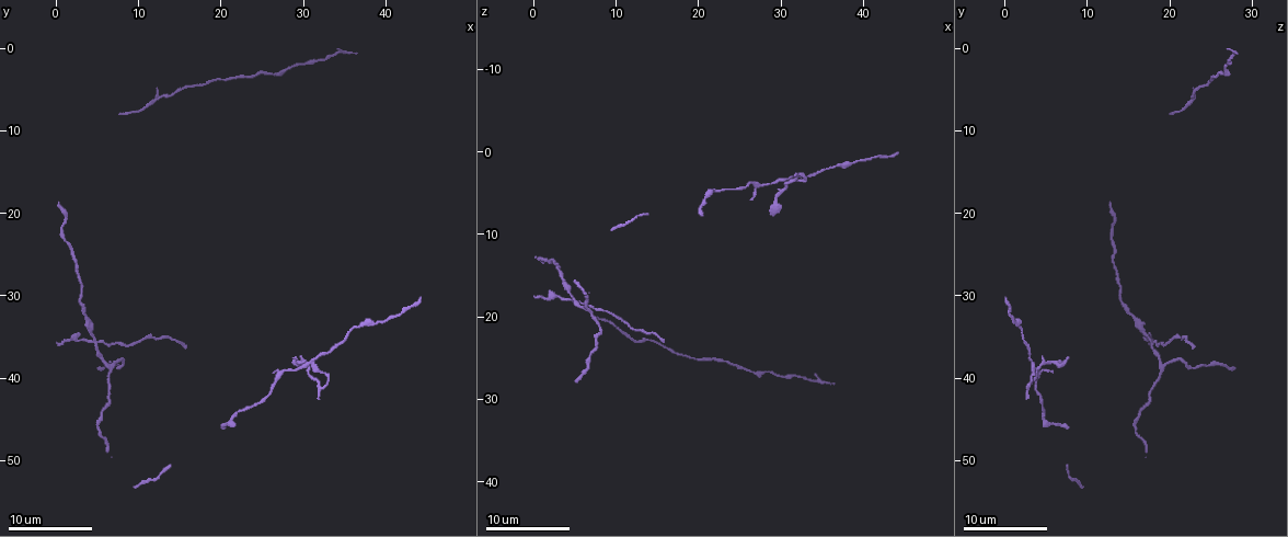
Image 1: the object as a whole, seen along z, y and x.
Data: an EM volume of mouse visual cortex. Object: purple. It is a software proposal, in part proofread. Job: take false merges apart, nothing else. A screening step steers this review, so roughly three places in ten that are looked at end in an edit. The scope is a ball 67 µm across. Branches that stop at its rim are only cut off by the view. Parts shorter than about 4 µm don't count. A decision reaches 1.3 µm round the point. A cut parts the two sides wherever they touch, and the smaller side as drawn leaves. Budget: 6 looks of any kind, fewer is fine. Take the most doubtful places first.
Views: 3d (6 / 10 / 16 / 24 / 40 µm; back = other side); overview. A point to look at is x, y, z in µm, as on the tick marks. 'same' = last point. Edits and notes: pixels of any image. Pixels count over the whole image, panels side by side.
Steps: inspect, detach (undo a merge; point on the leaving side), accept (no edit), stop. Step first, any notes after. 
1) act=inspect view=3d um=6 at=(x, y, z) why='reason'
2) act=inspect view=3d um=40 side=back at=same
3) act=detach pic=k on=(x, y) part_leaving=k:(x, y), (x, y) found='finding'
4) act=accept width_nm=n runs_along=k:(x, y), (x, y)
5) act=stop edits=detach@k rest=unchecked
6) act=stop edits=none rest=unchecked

act=inspect view=3d um=6 at=(31.4, 38.2, 3.4) why='four arms meet'

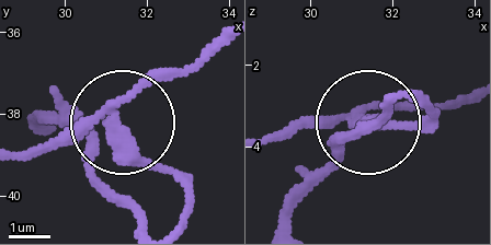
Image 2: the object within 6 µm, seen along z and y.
act=detach pic=2 on=(92, 175) arms=4 found='two neurons meet here'

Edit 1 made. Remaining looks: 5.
act=inspect view=3d um=16 at=(4.2, 35.4, 17.8)

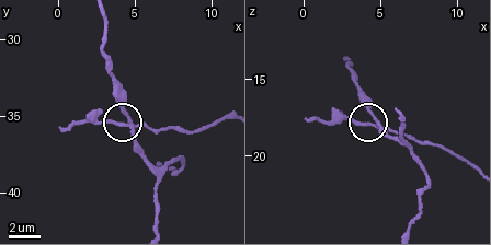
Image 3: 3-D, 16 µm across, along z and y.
act=detach pic=3 on=(155, 130) arms=4 part_leaving=3:(132, 125), (193, 132), (225, 119) found='two neurons meet here'

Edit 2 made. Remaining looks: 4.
act=inspect view=overview

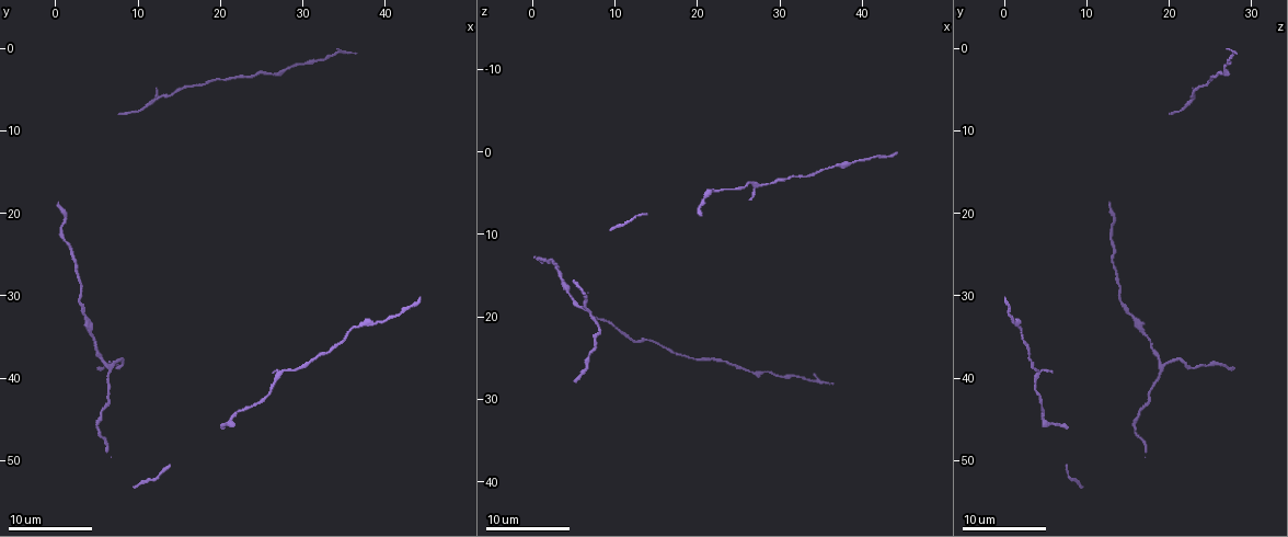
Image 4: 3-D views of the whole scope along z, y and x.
act=inspect view=3d um=6 at=(6.6, 39.0, 19.2) why='two arms in line, one across'

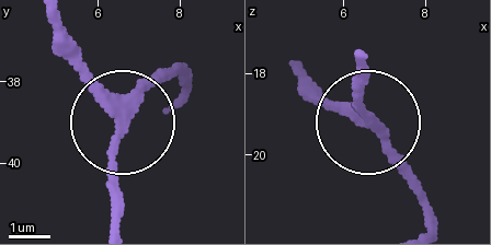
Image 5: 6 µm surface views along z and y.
act=inspect view=3d um=6 side=back at=(6.65, 38.85, 19.15)

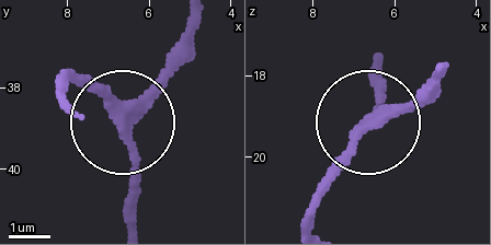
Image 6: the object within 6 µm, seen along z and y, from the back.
act=accept side_arm_um=11 found='one neuron here'

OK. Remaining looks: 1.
act=stop edits=detach@2,detach@3 rest=unchecked

